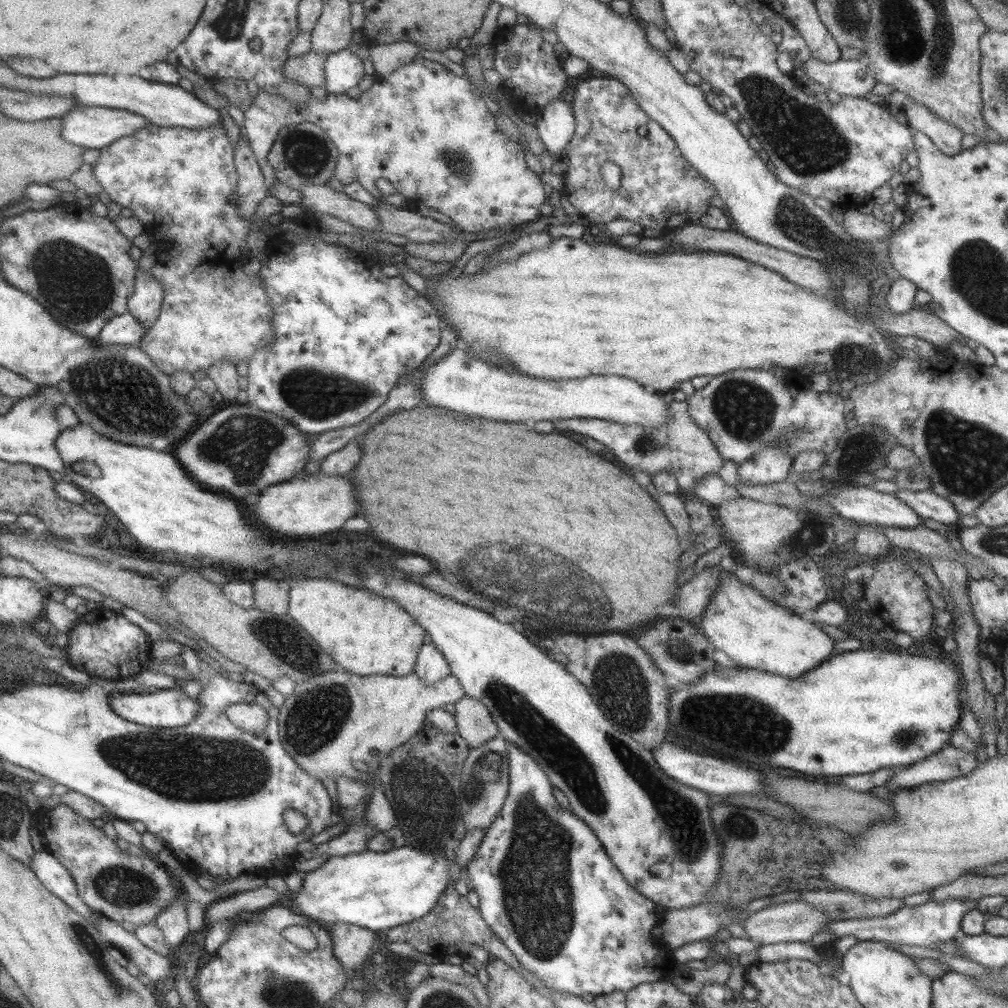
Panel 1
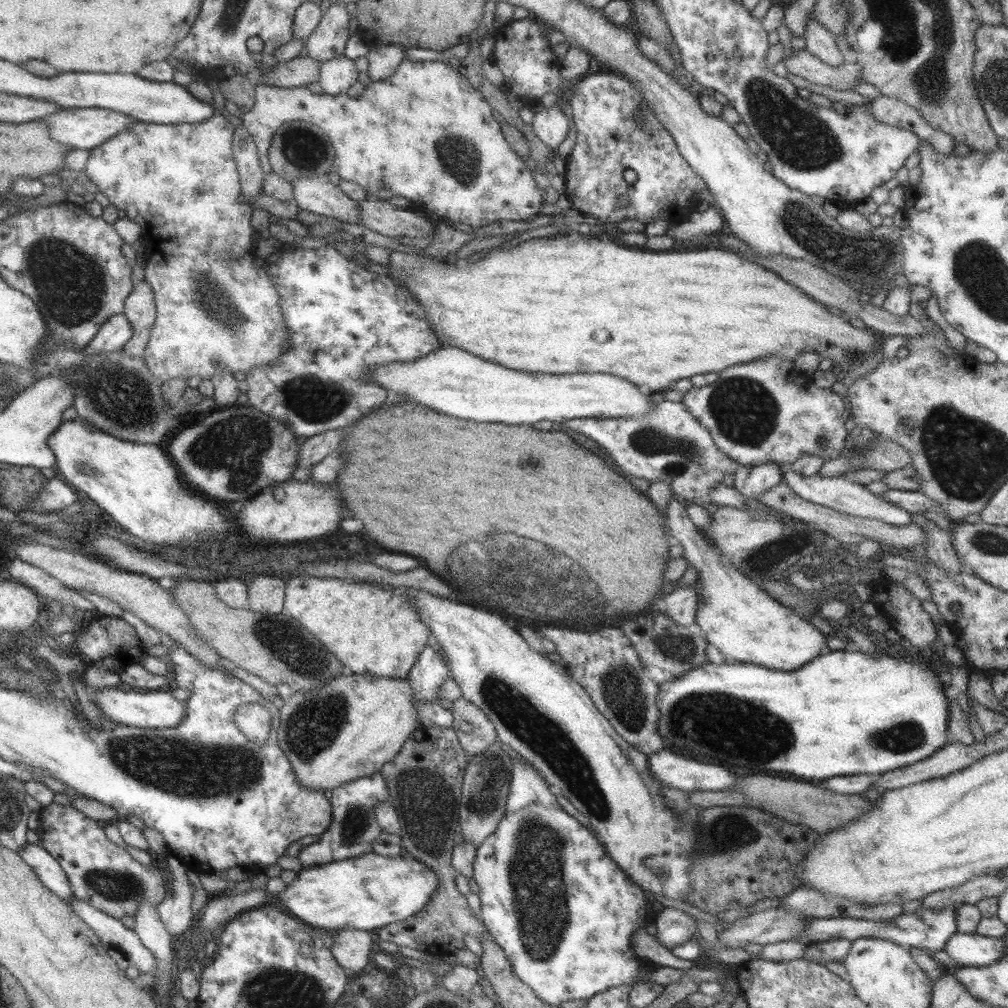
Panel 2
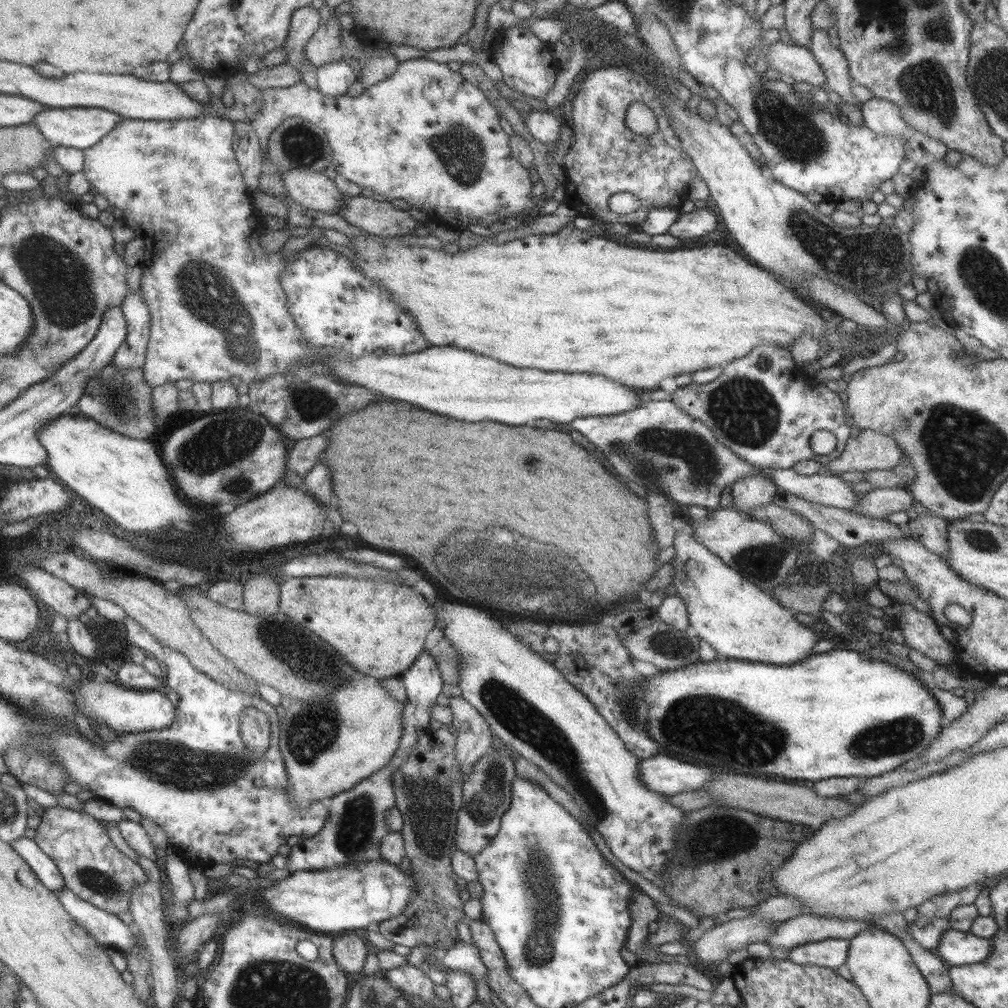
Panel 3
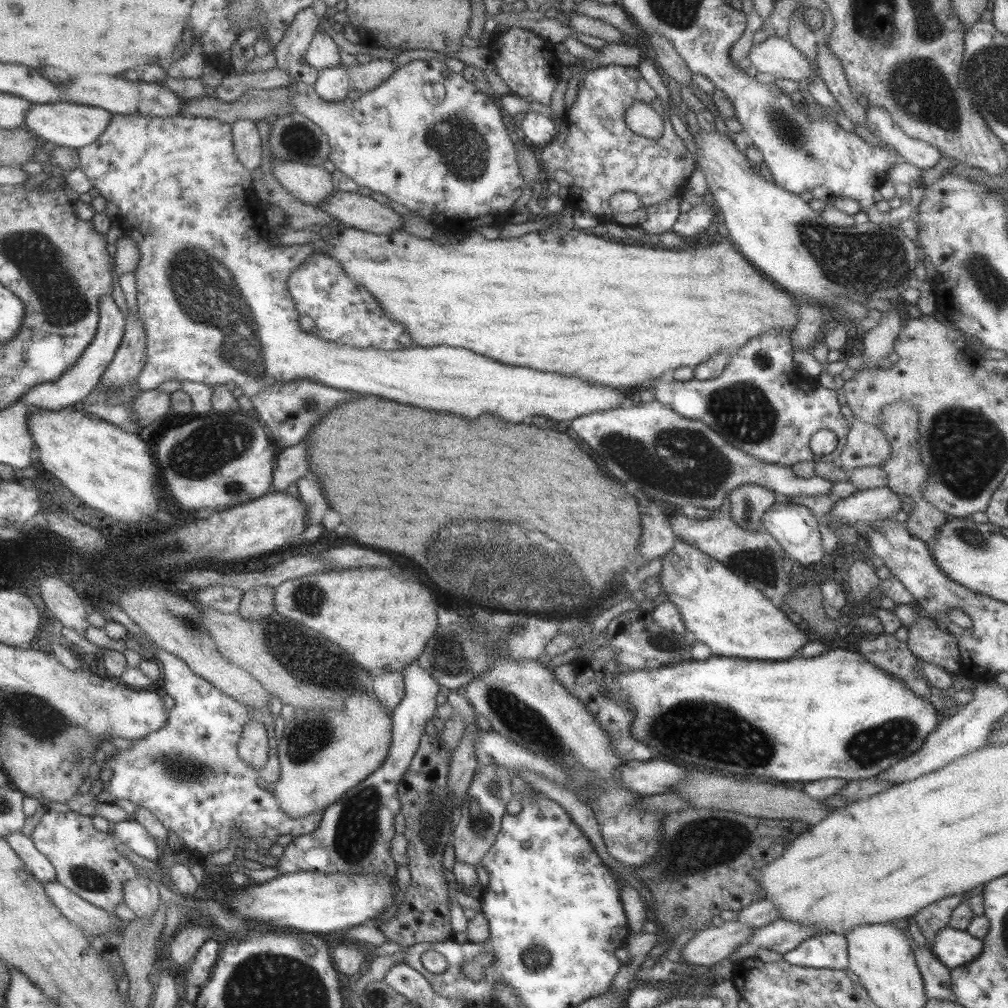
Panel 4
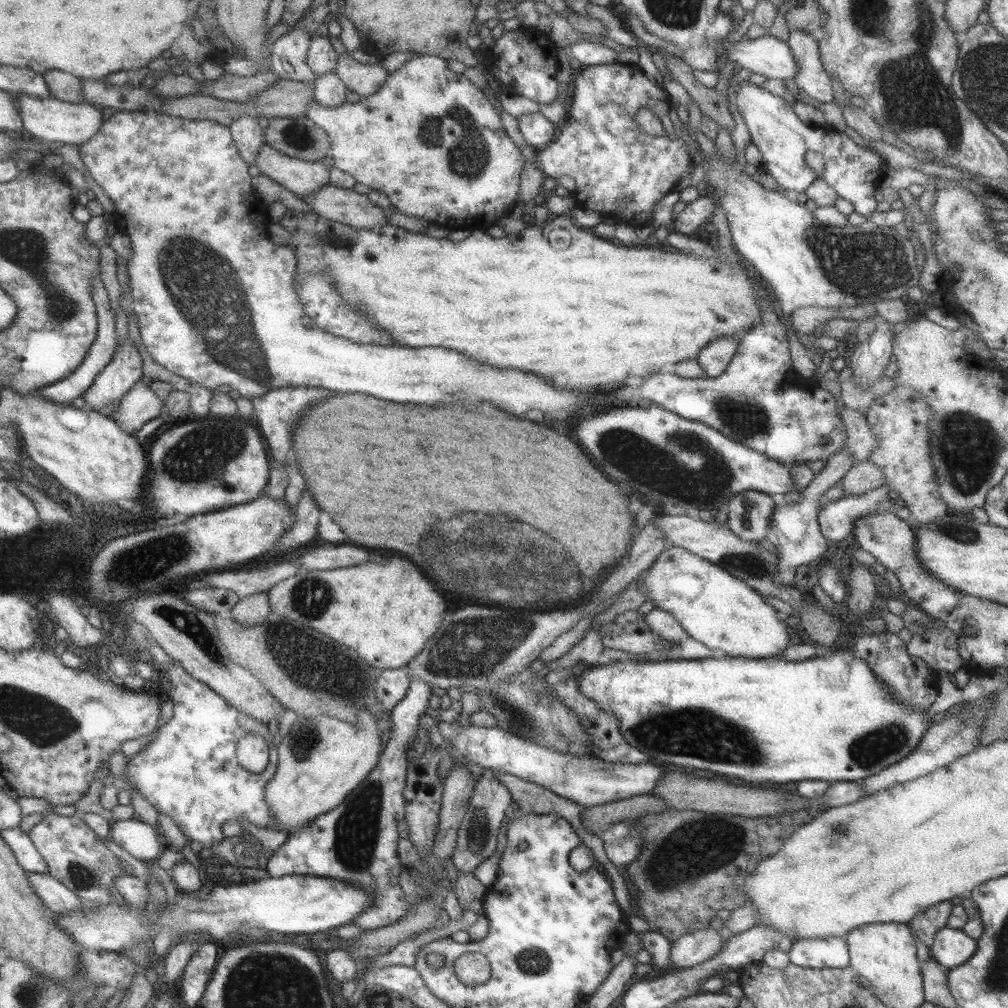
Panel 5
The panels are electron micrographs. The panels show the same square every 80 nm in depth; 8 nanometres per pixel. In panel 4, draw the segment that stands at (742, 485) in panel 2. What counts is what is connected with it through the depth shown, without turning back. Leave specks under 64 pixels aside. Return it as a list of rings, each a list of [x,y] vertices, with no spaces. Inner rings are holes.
[[[756,484],[740,486],[727,496],[731,520],[743,530],[758,530],[762,514],[774,504],[774,498],[773,491],[762,486]]]

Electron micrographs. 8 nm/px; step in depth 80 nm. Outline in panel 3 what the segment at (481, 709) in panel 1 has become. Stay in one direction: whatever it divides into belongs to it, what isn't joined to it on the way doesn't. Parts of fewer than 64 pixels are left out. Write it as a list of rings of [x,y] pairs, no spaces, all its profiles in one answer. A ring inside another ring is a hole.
[[[450,696],[449,706],[452,712],[451,724],[456,728],[454,757],[465,773],[461,775],[462,783],[468,780],[471,767],[491,750],[493,734],[481,716],[463,697]]]

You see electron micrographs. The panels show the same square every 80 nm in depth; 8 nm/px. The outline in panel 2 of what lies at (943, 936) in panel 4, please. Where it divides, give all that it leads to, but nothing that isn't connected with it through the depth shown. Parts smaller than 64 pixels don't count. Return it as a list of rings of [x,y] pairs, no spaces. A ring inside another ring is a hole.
[[[955,932],[947,938],[942,950],[961,967],[982,967],[1001,958],[1005,954],[1004,946],[1002,937]]]

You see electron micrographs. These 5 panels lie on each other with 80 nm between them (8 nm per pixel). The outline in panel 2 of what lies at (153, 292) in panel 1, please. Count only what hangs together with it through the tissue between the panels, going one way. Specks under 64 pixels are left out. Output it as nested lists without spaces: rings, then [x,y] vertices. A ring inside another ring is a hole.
[[[142,279],[134,281],[131,292],[124,300],[123,312],[132,333],[131,338],[120,348],[125,355],[143,358],[150,328],[155,320],[155,305],[151,287]]]

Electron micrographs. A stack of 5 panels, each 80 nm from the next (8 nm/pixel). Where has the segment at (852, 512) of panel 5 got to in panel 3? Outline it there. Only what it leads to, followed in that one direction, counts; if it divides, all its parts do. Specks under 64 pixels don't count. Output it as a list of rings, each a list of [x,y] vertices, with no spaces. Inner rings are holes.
[[[875,488],[866,494],[859,496],[857,506],[852,512],[876,518],[888,520],[891,512],[901,512],[913,506],[913,496],[910,490],[901,488]]]

